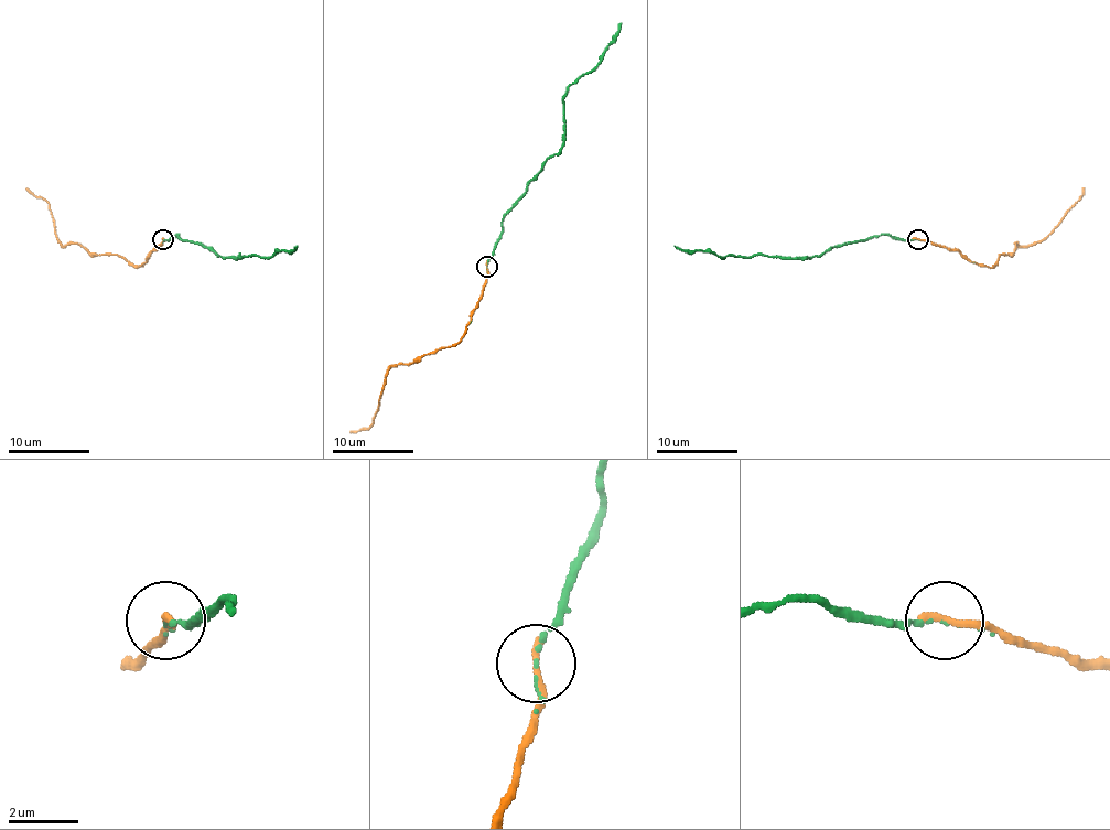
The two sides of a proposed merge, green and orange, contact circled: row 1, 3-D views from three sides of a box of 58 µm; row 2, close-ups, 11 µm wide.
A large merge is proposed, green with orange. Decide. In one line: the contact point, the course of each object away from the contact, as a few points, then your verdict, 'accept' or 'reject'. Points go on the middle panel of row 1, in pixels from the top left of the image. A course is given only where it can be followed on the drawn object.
(486, 267) | green via (486, 266), (500, 234), (503, 219), (531, 179), (563, 141), (566, 90), (594, 66), (621, 23) | orange via (486, 266), (482, 299), (465, 333), (439, 349), (395, 364), (388, 370), (374, 421), (366, 429), (349, 433) | accept

